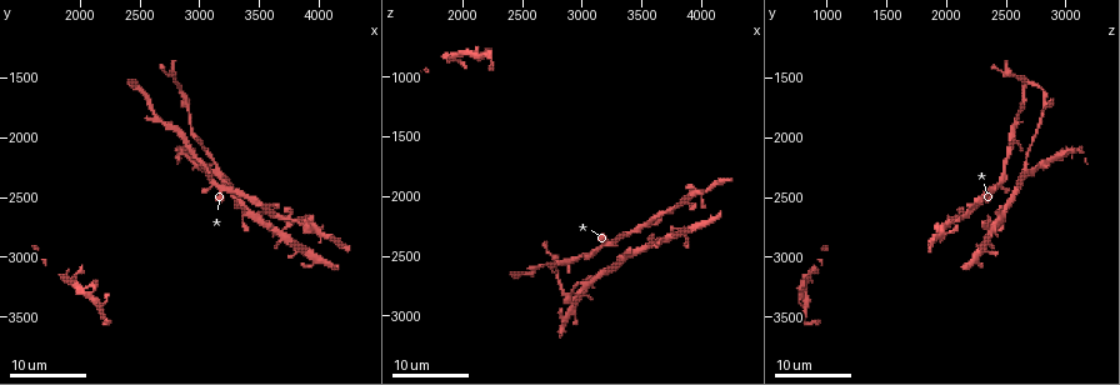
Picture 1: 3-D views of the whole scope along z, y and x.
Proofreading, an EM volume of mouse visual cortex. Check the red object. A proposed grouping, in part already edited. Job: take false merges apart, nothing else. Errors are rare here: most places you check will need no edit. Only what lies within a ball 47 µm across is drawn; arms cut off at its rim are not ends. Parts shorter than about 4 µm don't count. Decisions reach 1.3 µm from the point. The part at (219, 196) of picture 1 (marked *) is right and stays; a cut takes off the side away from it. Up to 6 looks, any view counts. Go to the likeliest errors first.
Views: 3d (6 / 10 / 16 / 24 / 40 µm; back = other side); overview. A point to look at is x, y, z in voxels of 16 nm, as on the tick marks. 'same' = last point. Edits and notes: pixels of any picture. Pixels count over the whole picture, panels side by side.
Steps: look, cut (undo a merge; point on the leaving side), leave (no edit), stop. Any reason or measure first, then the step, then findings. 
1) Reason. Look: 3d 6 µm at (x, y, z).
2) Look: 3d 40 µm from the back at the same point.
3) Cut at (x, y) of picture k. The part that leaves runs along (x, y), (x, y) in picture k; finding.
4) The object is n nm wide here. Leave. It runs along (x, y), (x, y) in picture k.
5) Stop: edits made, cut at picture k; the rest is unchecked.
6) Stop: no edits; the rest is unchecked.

Arms part here. Look: 3d 24 µm at (2880, 2060, 2580).

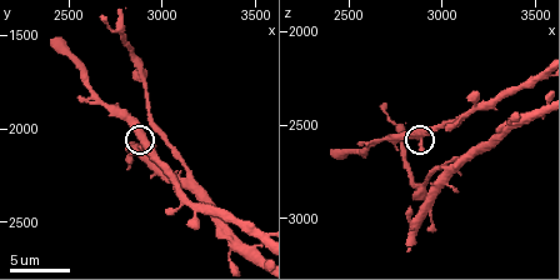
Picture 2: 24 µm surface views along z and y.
Look: 3d 6 µm at the same point.

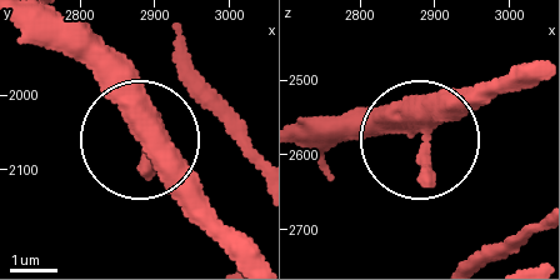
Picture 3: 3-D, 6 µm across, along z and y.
The object is 320 nm wide here. Leave. It runs along (539, 64), (424, 139), (395, 123), (351, 123) in picture 3; one neuron here.

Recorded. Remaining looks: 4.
A fork. Look: 3d 16 µm at (3120, 2320, 2660).

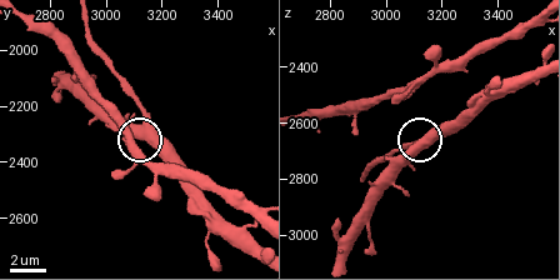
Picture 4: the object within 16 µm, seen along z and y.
The side arm is 11 µm long. Leave. All the same neuron.

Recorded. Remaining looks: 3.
Three arms meet. Look: 3d 6 µm at (3180, 2420, 2400).

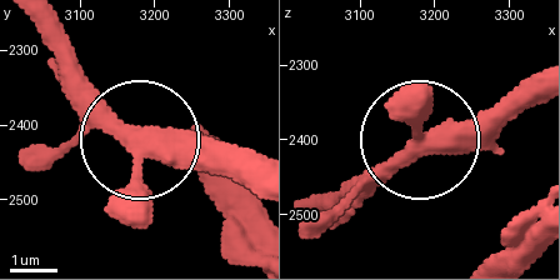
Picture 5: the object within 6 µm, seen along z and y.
The side arm is 22 µm long. Leave. It runs along (130, 191), (154, 135), (190, 139), (234, 179) in picture 5; all the same neuron.

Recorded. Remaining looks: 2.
Stop: no edits; the rest is unchecked.

